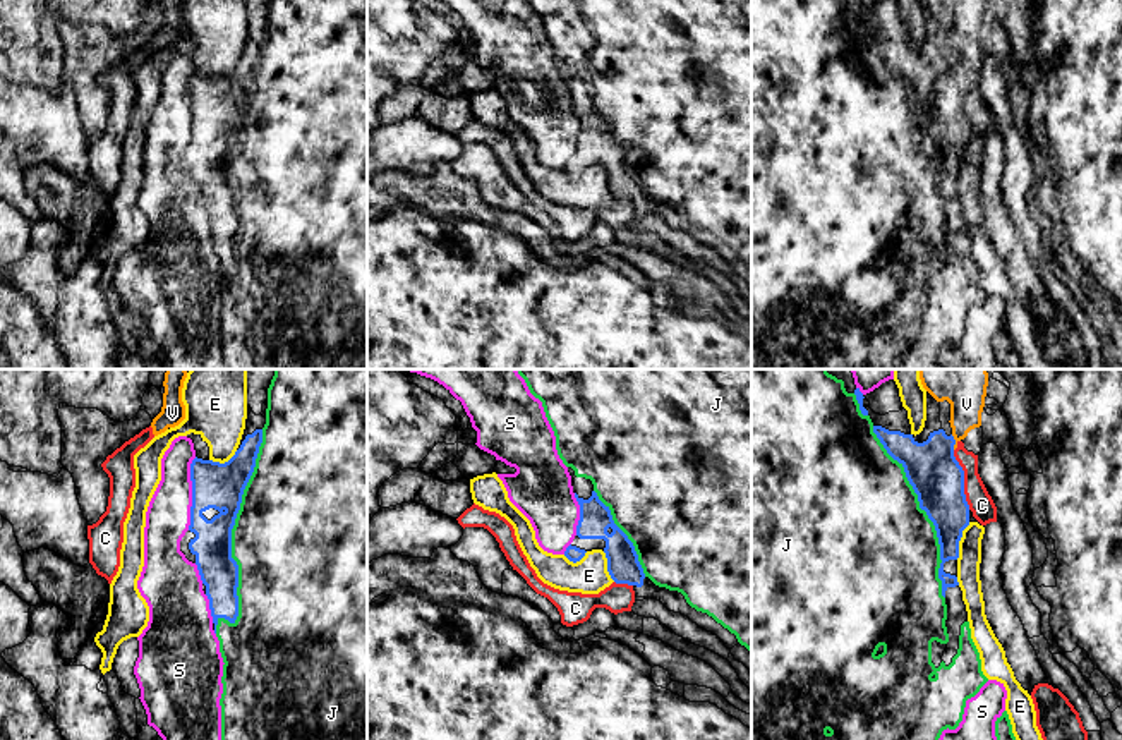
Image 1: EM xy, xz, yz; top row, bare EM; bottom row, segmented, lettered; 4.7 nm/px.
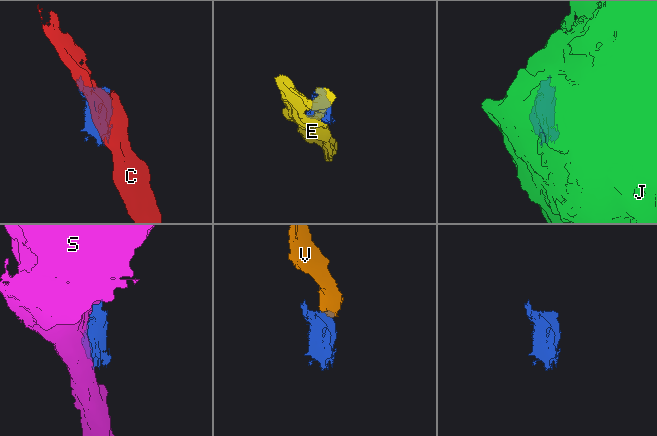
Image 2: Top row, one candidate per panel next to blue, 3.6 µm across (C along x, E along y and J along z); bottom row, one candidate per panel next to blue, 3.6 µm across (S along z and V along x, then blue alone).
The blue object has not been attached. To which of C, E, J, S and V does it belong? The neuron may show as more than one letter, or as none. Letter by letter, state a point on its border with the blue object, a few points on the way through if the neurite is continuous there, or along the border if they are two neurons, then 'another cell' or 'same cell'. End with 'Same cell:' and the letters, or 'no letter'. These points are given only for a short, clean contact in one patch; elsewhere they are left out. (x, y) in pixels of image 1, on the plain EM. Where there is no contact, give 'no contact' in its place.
C: yz (963, 95) | along yz (953, 66), (963, 86), (963, 109), (970, 124) | another cell
E: yz (959, 155) | another cell
J: xy (230, 155) | same cell
S: xy (193, 109) | another cell
V: yz (954, 57) | along yz (951, 50), (954, 64) | another cell
Same cell: J

